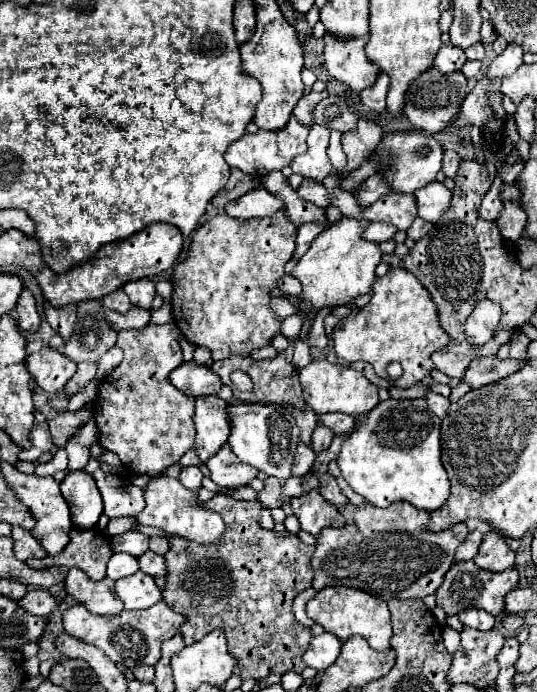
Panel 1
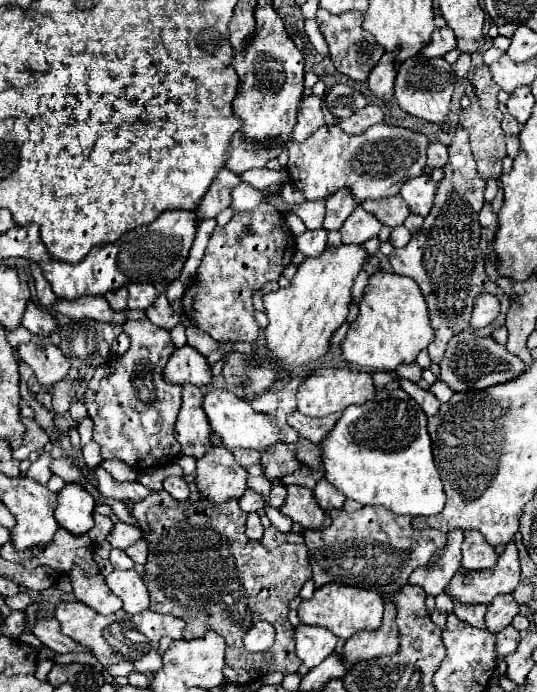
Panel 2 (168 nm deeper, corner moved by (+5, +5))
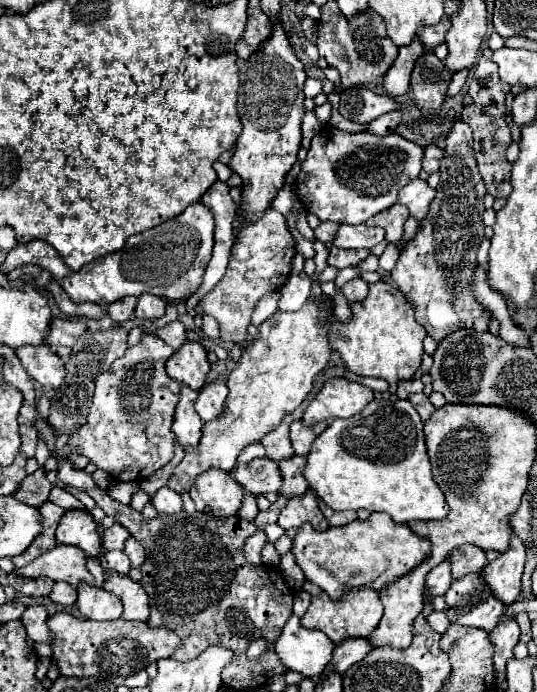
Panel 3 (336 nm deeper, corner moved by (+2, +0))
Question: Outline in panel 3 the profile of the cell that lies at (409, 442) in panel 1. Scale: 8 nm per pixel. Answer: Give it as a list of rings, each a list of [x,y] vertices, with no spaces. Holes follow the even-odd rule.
[[[373,400],[369,402],[369,406],[365,406],[365,410],[361,414],[355,414],[353,418],[339,418],[337,422],[333,422],[311,446],[311,452],[307,454],[307,466],[305,466],[305,478],[309,480],[309,486],[317,492],[317,496],[331,506],[333,510],[359,510],[365,508],[369,512],[387,512],[393,522],[397,524],[407,524],[411,520],[443,520],[447,516],[447,502],[445,496],[441,492],[441,488],[435,484],[433,476],[431,476],[431,464],[429,464],[429,456],[427,456],[427,446],[425,446],[425,434],[423,434],[423,422],[417,414],[417,410],[411,406],[409,400]]]

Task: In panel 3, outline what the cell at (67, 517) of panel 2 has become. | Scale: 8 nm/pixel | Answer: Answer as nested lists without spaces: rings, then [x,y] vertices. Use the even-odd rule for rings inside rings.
[[[67,510],[57,526],[57,542],[73,544],[89,556],[101,554],[101,538],[97,534],[97,524],[87,510]]]

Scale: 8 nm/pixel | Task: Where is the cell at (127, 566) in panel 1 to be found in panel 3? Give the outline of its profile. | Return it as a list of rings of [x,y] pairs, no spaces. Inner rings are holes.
[[[113,550],[113,552],[107,552],[105,554],[105,562],[107,562],[107,566],[113,570],[113,572],[117,572],[117,574],[129,574],[129,558],[121,552],[121,550]]]

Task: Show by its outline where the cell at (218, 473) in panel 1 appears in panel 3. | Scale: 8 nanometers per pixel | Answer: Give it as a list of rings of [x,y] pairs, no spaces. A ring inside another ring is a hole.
[[[209,468],[205,470],[189,490],[199,512],[213,516],[237,514],[245,488],[231,476],[231,472]]]

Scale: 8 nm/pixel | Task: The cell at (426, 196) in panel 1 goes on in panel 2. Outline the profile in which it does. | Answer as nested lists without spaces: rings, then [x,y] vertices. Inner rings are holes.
[[[428,173],[408,179],[400,189],[400,195],[408,203],[410,211],[416,215],[422,215],[422,217],[426,217],[430,213],[434,193],[436,193],[436,183],[430,179]]]

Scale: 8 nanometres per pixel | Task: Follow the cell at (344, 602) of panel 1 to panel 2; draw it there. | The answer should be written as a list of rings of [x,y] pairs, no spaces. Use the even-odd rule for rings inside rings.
[[[326,583],[314,591],[314,597],[300,603],[298,617],[304,625],[318,625],[326,627],[340,639],[350,639],[360,629],[378,629],[382,623],[382,597],[376,591],[358,589],[352,585],[340,585],[340,583]]]

